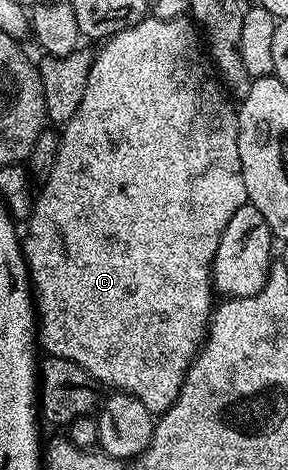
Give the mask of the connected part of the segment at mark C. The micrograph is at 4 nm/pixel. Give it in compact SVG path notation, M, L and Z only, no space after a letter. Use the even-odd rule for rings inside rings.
M145 17L142 21L138 21L138 25L130 25L130 29L122 29L117 35L111 35L110 38L103 40L101 47L104 48L100 52L97 50L92 60L92 68L86 81L86 89L82 93L82 101L78 105L78 109L70 117L70 121L63 124L60 131L58 161L54 164L54 169L50 169L50 177L43 180L41 187L44 188L39 188L36 204L32 206L32 215L26 221L28 236L25 234L22 239L24 259L28 263L28 278L32 280L32 290L34 292L34 306L38 320L39 350L45 356L53 355L54 357L62 357L66 361L74 361L83 371L90 373L97 384L104 386L105 383L108 389L112 391L125 391L130 397L138 397L138 401L142 401L142 405L146 405L146 409L150 409L153 416L159 417L163 415L166 409L170 409L170 405L174 405L174 401L184 384L184 374L188 371L189 365L195 360L196 352L200 350L206 338L208 321L211 319L214 310L214 298L212 299L212 295L214 296L212 285L214 253L218 249L218 241L222 237L222 229L226 229L226 221L230 221L230 217L234 217L234 213L238 213L238 209L246 202L248 197L246 185L242 181L242 165L238 157L238 129L236 128L238 111L230 102L220 79L215 74L210 73L210 60L205 48L202 46L201 32L191 18L153 19Z

